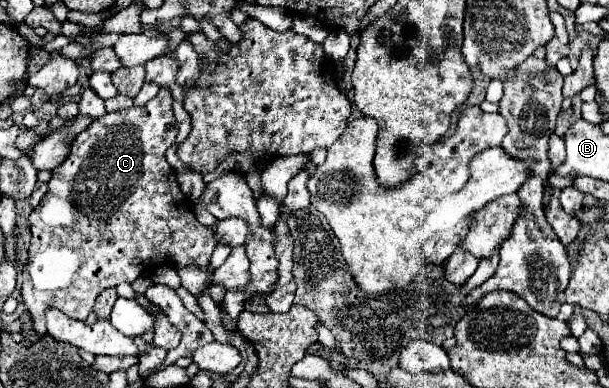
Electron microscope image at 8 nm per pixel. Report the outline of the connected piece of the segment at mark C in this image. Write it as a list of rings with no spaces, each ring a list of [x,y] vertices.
[[[161,88],[145,106],[133,106],[93,120],[89,128],[73,140],[67,160],[53,170],[47,194],[29,216],[33,238],[21,286],[33,330],[39,336],[45,332],[45,310],[49,306],[59,308],[75,320],[85,320],[93,310],[97,294],[119,282],[133,282],[151,262],[169,262],[175,268],[189,264],[199,268],[209,266],[209,258],[217,246],[215,232],[195,218],[191,200],[181,192],[165,160],[165,150],[177,136],[177,120],[171,102],[171,92]]]

